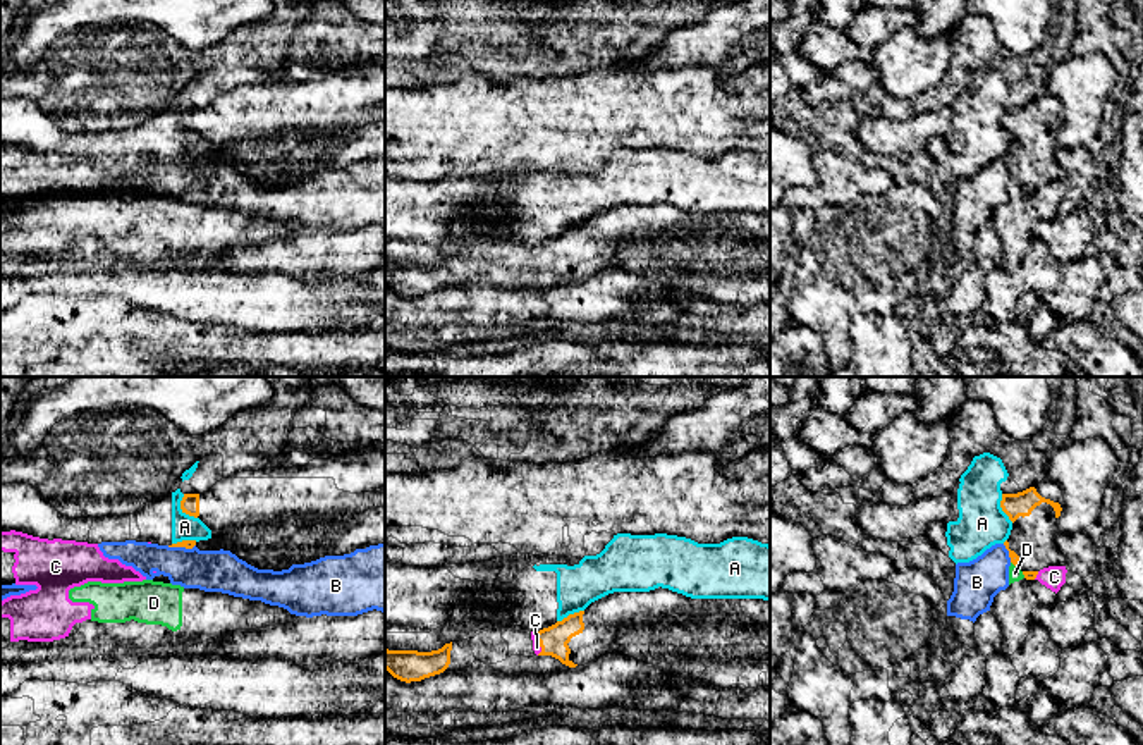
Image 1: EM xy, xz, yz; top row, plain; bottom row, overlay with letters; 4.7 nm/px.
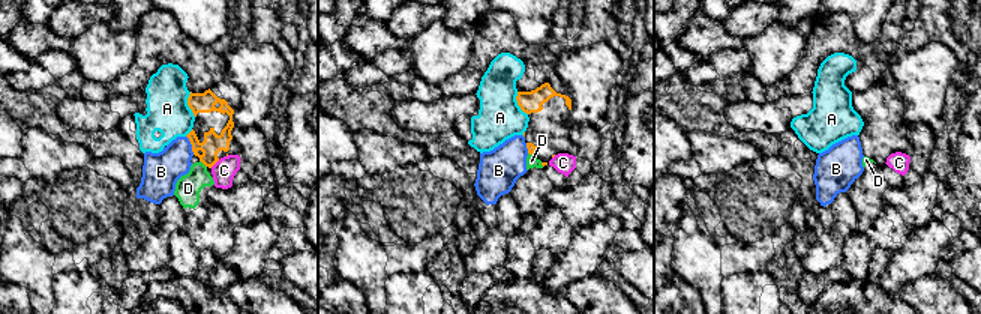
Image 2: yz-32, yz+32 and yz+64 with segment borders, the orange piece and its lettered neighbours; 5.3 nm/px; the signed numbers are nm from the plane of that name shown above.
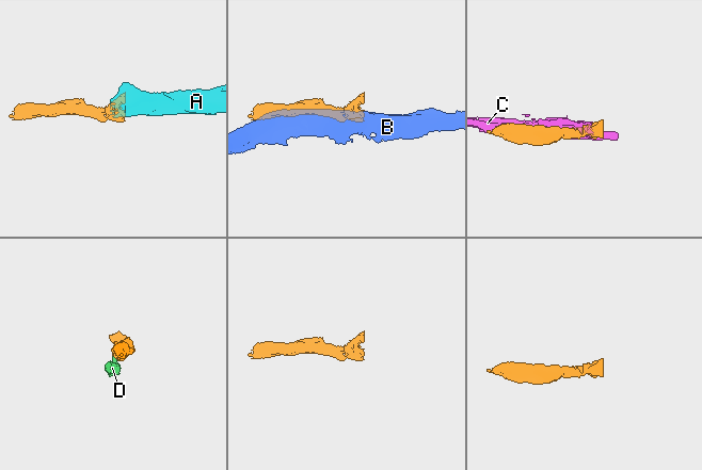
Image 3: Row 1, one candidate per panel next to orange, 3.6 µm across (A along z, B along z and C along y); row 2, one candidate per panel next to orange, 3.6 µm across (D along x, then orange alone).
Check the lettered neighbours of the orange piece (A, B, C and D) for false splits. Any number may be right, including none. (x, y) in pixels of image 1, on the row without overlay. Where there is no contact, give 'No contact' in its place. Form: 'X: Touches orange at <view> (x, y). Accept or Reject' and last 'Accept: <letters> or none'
A: Touches orange at xy (183, 124). Reject
B: Touches orange at xy (181, 160). Reject
C: Touches orange at xz (540, 258). Reject
D: Touches orange at yz (1014, 179). Reject
Accept: none

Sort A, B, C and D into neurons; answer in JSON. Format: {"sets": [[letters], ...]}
{"sets": [["A"], ["B"], ["C", "D"]]}

